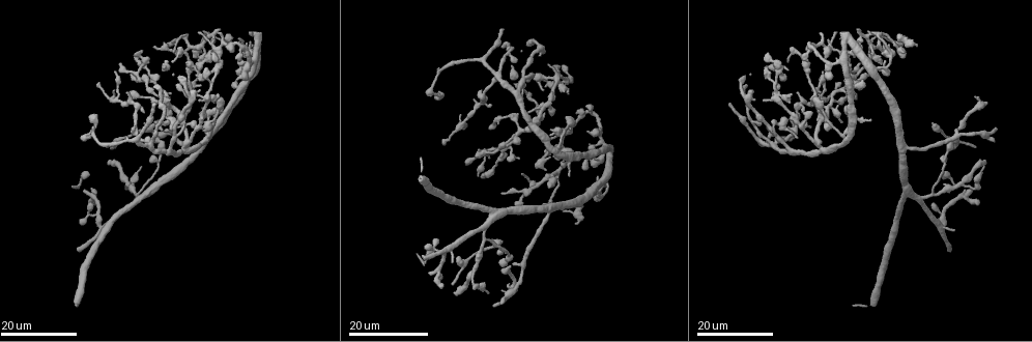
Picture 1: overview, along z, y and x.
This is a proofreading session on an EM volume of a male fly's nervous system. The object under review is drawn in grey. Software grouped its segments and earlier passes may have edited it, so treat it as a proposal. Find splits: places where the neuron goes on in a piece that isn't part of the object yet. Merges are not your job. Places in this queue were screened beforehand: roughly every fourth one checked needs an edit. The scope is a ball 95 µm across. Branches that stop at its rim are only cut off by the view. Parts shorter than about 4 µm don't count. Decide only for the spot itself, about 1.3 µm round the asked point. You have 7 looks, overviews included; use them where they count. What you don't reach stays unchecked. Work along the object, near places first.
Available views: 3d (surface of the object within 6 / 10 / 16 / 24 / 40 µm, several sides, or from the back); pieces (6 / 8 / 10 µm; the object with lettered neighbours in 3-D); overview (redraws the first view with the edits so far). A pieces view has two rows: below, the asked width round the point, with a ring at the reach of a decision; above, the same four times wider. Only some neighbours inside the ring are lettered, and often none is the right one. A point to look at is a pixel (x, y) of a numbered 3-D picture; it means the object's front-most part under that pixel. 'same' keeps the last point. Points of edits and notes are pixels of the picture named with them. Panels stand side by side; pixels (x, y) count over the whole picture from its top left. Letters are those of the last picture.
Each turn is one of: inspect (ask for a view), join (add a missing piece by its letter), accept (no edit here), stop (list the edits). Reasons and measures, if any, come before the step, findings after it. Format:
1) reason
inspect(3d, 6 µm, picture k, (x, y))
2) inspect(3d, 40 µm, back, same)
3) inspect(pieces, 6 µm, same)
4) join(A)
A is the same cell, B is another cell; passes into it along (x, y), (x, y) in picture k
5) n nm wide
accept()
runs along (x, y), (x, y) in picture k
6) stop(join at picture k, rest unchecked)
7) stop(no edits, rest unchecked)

an open end
inspect(3d, 24 µm, picture 1, (812, 112))

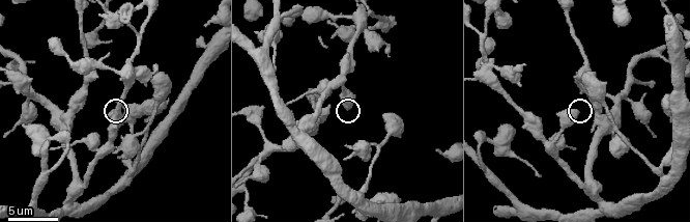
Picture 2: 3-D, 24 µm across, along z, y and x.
see the neighbours
inspect(pieces, 6 µm, picture 2, (577, 112))

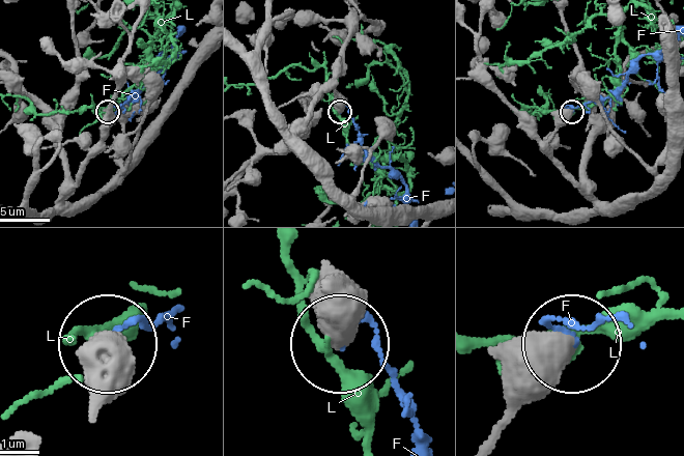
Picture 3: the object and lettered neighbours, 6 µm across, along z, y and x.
accept()
F and L are other cells; runs along (490, 434), (572, 348) in picture 3; none of them fits

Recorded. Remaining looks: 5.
branch stops here
inspect(3d, 16 µm, picture 1, (933, 123))

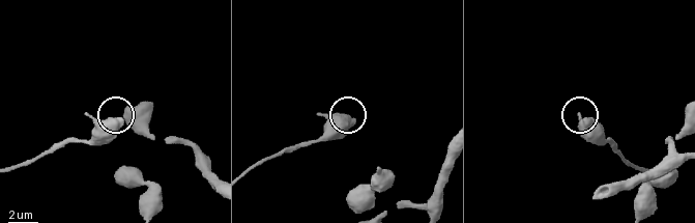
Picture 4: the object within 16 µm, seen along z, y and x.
inspect(pieces, 8 µm, picture 4, (586, 121))

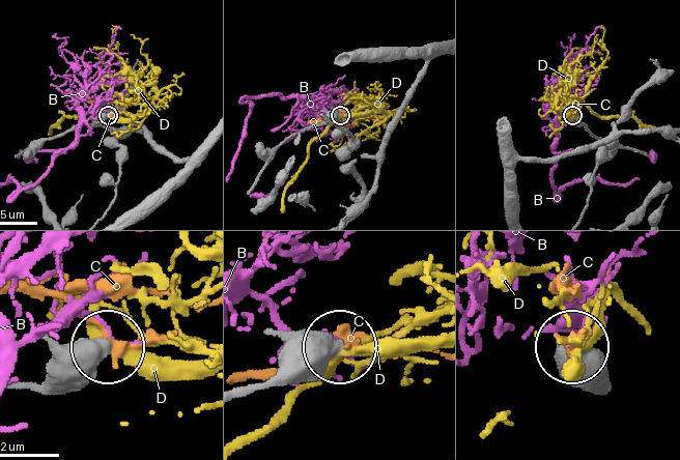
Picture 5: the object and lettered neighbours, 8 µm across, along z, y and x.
510 nm wide
accept()
B, C and D are other cells; none of them fits

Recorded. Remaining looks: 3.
branch stops here
inspect(3d, 24 µm, picture 1, (570, 176))

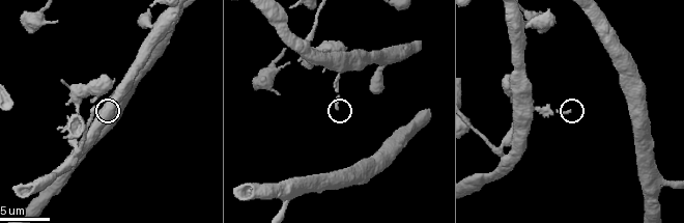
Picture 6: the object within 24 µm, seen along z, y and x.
inspect(pieces, 6 µm, picture 6, (568, 112))

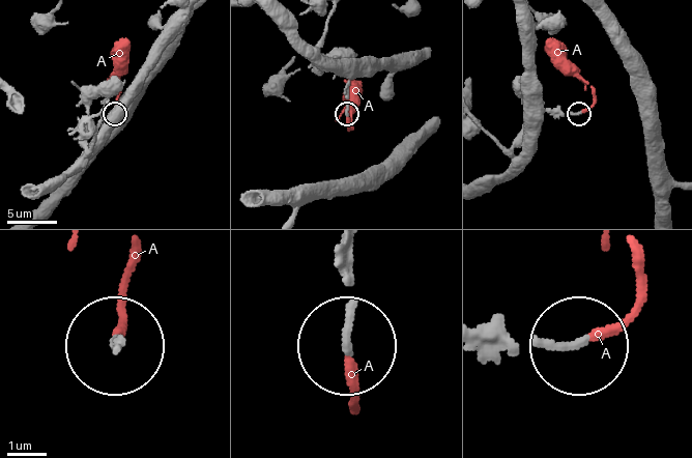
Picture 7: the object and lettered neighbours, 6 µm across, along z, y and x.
join(A)
A is the same cell; passes into it along (486, 326), (565, 343), (604, 334), (634, 297), (631, 248) in picture 7; the neuron continues

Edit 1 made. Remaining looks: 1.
stop(join at picture 7, rest unchecked)

